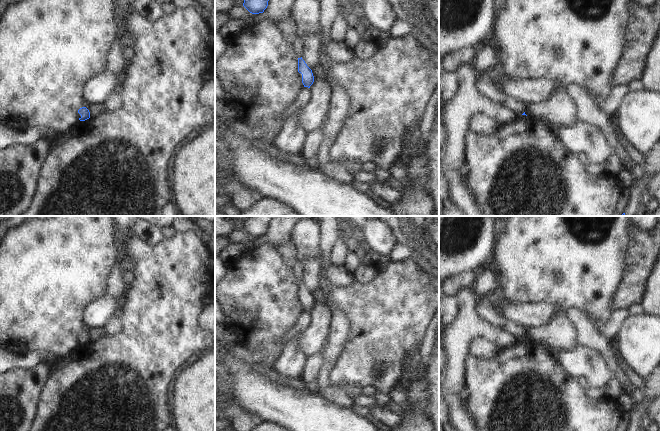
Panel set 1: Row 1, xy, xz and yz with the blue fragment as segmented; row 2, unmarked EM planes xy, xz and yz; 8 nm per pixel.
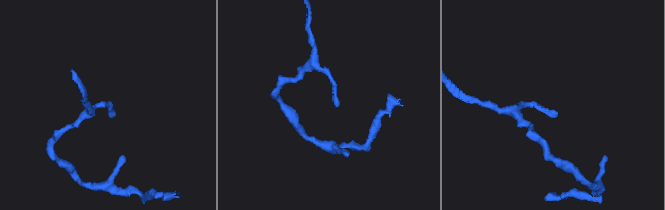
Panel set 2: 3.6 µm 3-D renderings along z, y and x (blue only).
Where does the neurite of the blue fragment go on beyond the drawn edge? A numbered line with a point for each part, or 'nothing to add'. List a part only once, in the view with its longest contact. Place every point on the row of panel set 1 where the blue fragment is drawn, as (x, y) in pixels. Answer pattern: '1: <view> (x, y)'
nothing to add

